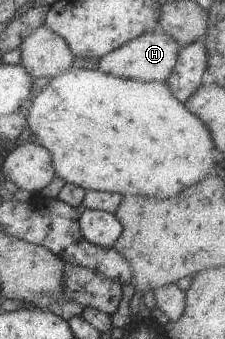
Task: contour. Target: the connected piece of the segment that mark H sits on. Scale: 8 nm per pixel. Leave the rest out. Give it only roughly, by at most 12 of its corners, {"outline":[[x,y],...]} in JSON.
{"outline":[[157,30],[99,59],[109,74],[166,83],[181,44]]}

